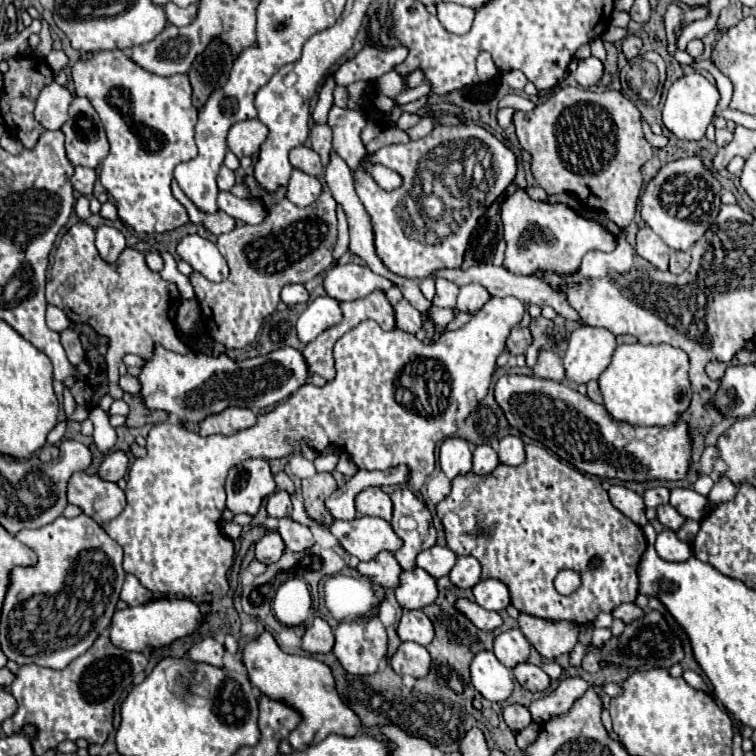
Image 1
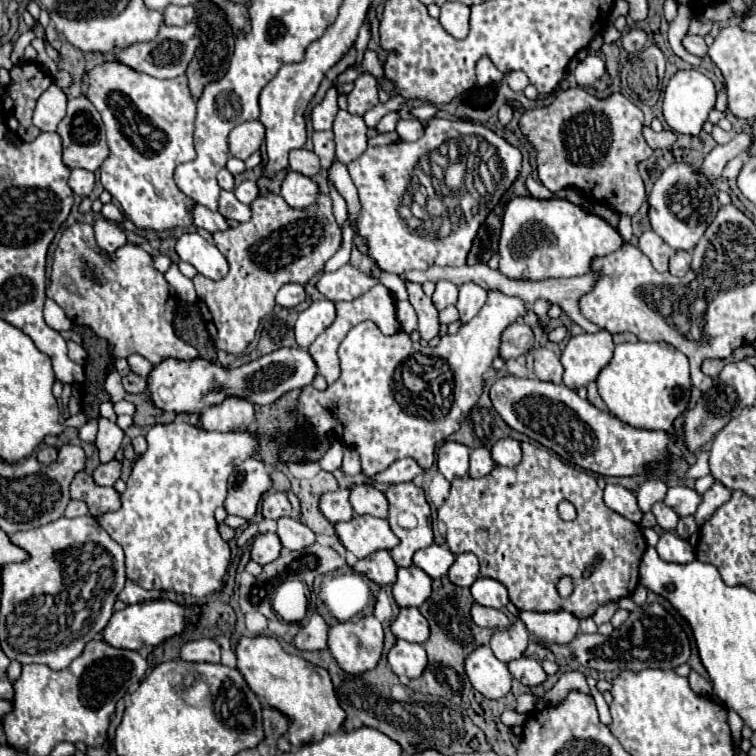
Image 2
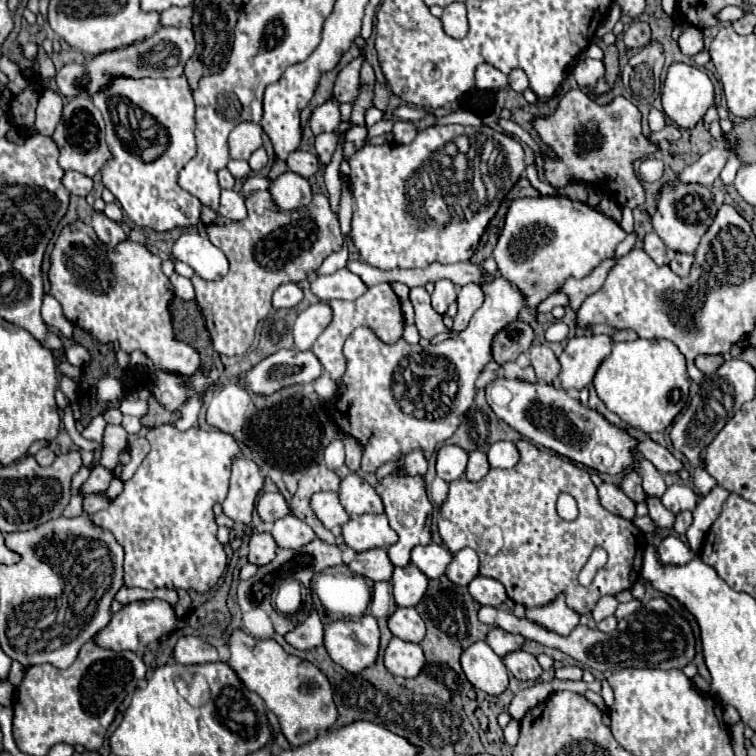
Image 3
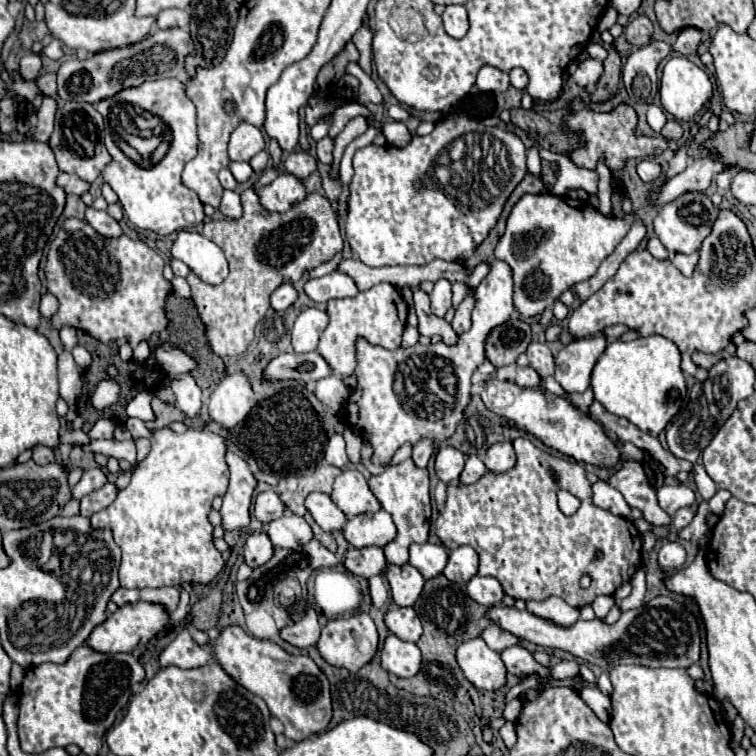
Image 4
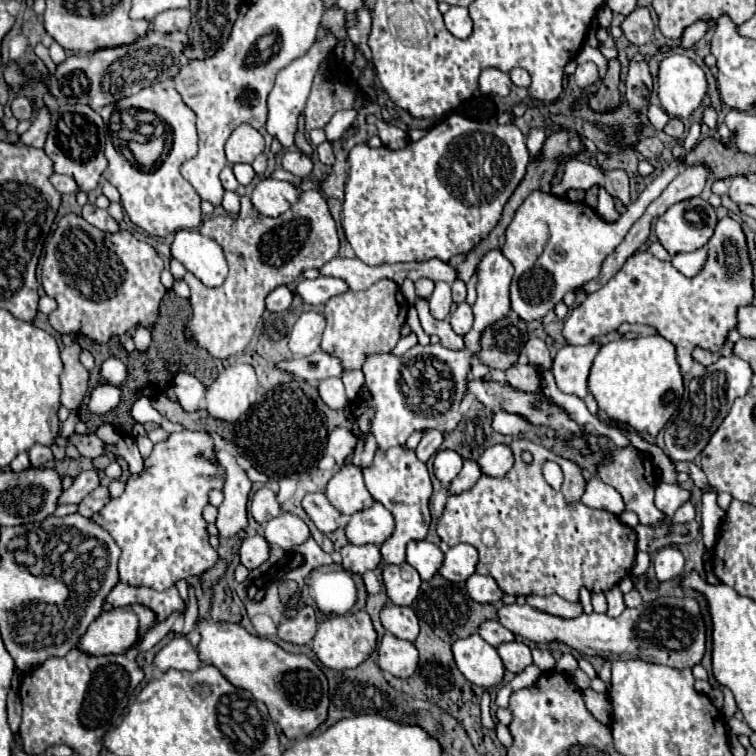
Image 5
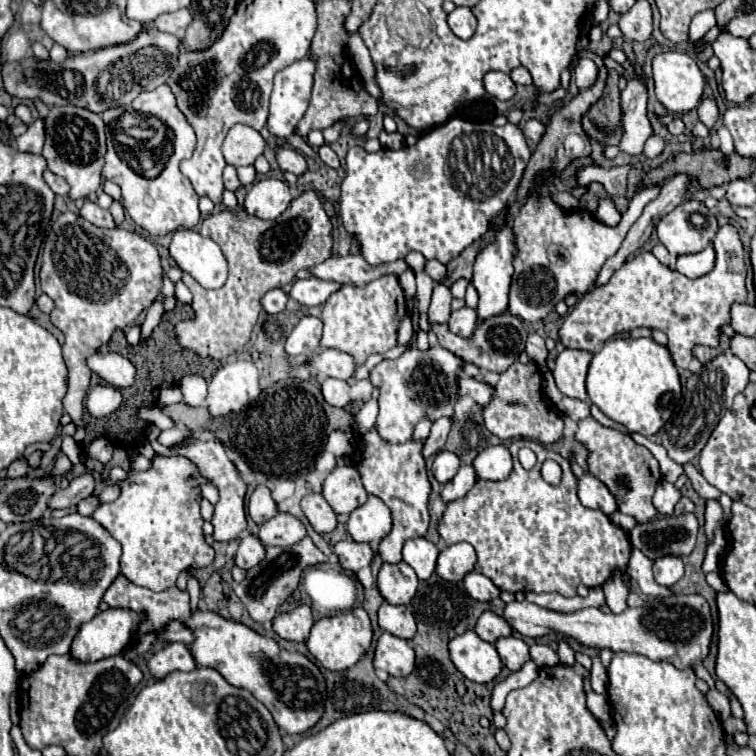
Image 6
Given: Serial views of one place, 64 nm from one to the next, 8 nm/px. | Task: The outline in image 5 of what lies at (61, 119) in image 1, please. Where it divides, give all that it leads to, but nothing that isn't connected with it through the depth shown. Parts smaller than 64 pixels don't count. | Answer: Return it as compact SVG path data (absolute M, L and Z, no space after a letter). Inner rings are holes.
M42 106L36 120L32 122L32 126L28 128L28 132L24 132L20 136L20 144L26 144L26 146L36 146L36 148L42 148L44 142L46 142L46 136L48 136L48 130L50 130L50 110L48 106Z

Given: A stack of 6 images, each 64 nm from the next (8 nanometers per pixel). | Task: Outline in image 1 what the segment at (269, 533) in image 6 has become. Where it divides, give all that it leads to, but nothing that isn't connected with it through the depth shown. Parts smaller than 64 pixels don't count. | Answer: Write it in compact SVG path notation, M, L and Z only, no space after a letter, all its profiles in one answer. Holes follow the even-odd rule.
M282 518L280 526L278 526L278 534L282 536L286 550L292 552L302 552L306 548L314 546L314 536L310 532L308 526L294 522L292 518Z

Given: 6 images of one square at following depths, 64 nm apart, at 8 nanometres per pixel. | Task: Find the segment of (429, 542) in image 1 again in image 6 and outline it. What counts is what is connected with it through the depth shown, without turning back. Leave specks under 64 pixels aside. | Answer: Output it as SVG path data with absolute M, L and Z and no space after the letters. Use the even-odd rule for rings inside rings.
M372 428L366 436L362 436L362 454L364 460L356 464L362 484L368 494L378 496L392 512L392 530L380 542L378 554L384 562L396 564L402 562L402 546L408 538L420 538L428 530L428 496L430 496L430 480L426 472L426 462L422 458L422 442L404 442L404 444L388 444L384 442L376 428Z

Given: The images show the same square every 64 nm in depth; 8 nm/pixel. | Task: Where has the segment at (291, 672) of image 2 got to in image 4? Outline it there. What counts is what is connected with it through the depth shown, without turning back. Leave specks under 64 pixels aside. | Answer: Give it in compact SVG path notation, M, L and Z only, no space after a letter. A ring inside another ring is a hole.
M228 626L220 636L208 644L216 662L246 690L260 696L270 712L284 724L284 736L292 742L302 742L332 720L332 698L330 684L324 672L306 656L292 656L284 652L276 642L258 640L246 634L240 626Z

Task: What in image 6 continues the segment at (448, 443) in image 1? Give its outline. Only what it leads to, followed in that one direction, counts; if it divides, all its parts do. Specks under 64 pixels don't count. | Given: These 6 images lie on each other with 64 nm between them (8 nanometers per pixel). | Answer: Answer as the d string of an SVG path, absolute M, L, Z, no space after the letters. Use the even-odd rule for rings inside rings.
M440 450L436 454L434 464L432 464L432 474L440 484L450 482L458 470L460 470L460 458L456 454L452 454L448 450Z

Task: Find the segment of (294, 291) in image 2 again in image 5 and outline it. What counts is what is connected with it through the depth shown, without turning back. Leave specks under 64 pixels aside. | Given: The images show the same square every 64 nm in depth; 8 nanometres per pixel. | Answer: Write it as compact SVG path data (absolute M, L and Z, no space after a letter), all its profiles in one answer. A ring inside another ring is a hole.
M278 286L276 290L272 290L272 292L268 294L268 298L266 298L266 308L268 308L270 312L282 312L282 310L286 310L286 308L290 306L292 298L294 298L292 290L288 290L286 286Z

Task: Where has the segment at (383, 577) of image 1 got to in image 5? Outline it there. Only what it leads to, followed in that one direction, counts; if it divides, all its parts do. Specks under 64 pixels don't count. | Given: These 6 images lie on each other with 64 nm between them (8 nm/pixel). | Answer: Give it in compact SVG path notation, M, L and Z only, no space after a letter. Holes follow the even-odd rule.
M346 544L340 550L340 554L342 554L344 570L348 570L352 574L366 574L366 572L374 570L382 562L380 548L374 546L374 544L364 544L364 546Z

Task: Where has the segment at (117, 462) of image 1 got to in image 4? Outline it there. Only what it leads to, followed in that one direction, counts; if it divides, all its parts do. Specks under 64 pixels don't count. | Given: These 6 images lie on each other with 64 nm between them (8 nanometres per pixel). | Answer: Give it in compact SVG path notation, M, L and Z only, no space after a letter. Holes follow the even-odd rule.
M102 468L86 470L84 476L82 476L82 480L72 488L72 498L78 498L78 500L80 500L82 496L86 496L86 494L90 494L90 492L100 490L106 482L108 482L108 478L106 478L106 474L104 474Z

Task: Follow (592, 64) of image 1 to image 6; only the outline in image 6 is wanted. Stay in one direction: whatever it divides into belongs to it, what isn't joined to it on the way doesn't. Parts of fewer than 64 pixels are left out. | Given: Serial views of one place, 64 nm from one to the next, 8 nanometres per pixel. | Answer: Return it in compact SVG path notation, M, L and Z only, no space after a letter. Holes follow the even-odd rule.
M588 58L578 60L578 64L574 68L574 80L576 80L576 86L580 90L590 88L596 82L596 76L598 76L598 68L592 60L588 60Z

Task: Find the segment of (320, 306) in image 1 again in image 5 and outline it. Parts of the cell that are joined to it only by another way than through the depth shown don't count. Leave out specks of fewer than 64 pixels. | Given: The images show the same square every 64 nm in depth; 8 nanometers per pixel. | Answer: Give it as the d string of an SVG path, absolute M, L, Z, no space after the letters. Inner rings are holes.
M304 312L290 334L290 350L294 356L308 356L318 350L324 332L324 316L320 312Z

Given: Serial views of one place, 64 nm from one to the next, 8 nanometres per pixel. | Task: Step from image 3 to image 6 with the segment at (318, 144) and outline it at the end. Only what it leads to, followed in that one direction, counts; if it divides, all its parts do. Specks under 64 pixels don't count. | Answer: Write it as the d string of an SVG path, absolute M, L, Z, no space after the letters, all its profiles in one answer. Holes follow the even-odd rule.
M324 144L324 146L320 146L320 158L322 158L322 162L324 164L328 164L330 168L338 168L340 166L340 160L338 160L338 156L334 154L334 150L328 146L328 144Z

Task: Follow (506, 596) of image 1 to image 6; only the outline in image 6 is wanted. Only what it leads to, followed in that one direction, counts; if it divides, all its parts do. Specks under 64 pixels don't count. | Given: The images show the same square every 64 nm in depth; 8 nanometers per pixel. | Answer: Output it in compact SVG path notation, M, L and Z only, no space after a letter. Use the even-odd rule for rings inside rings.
M470 572L464 578L464 586L466 586L466 592L478 602L492 602L500 596L500 590L494 586L494 582L478 572Z

